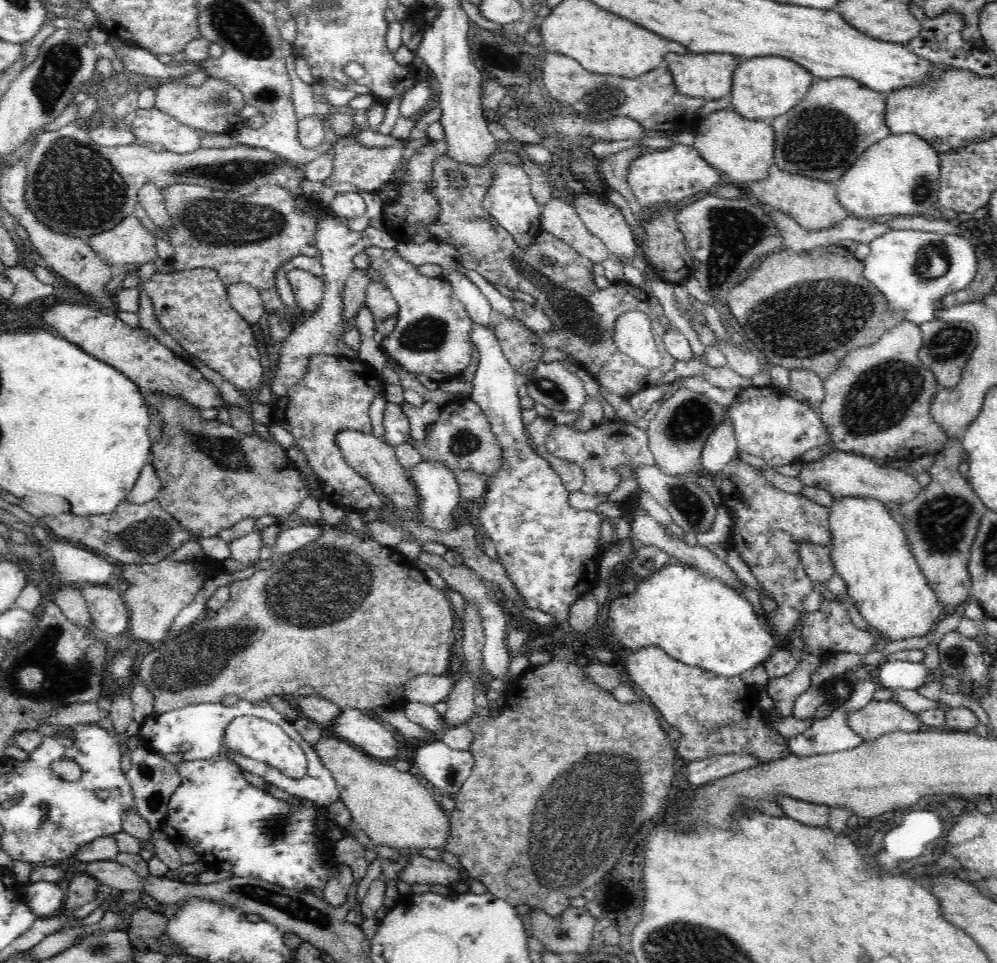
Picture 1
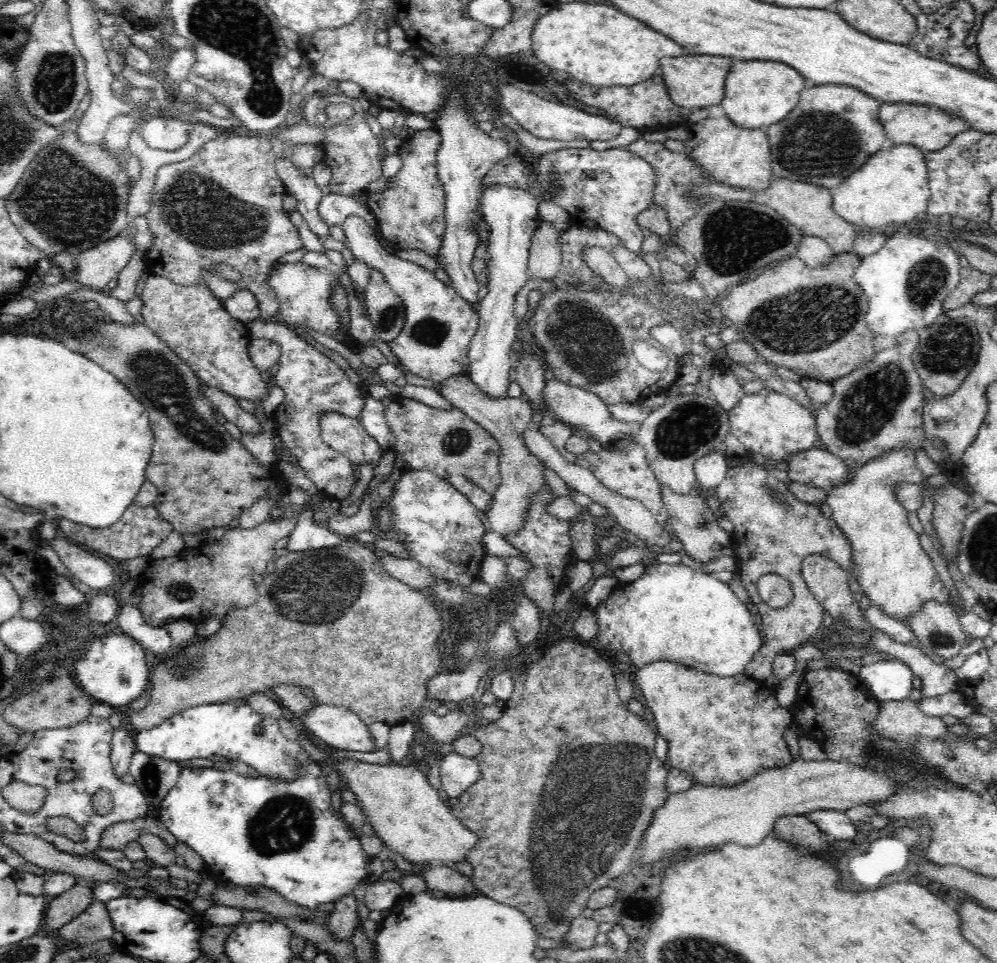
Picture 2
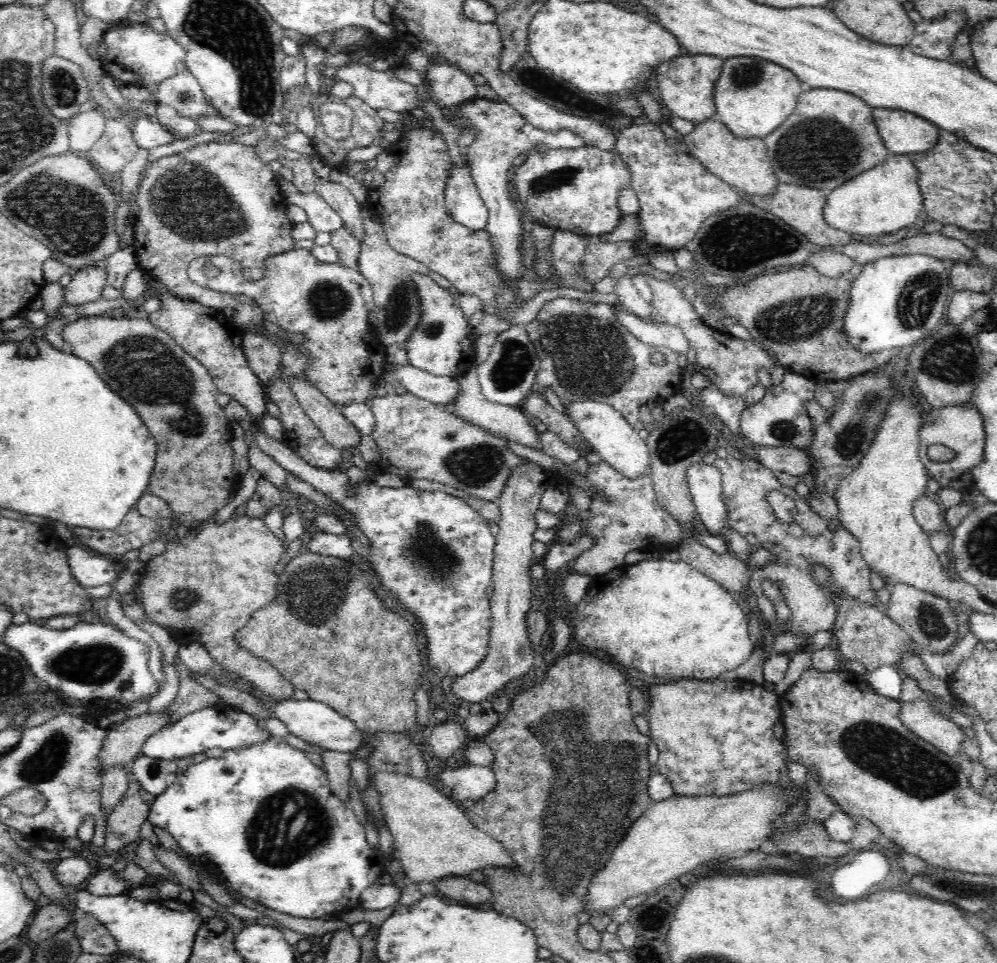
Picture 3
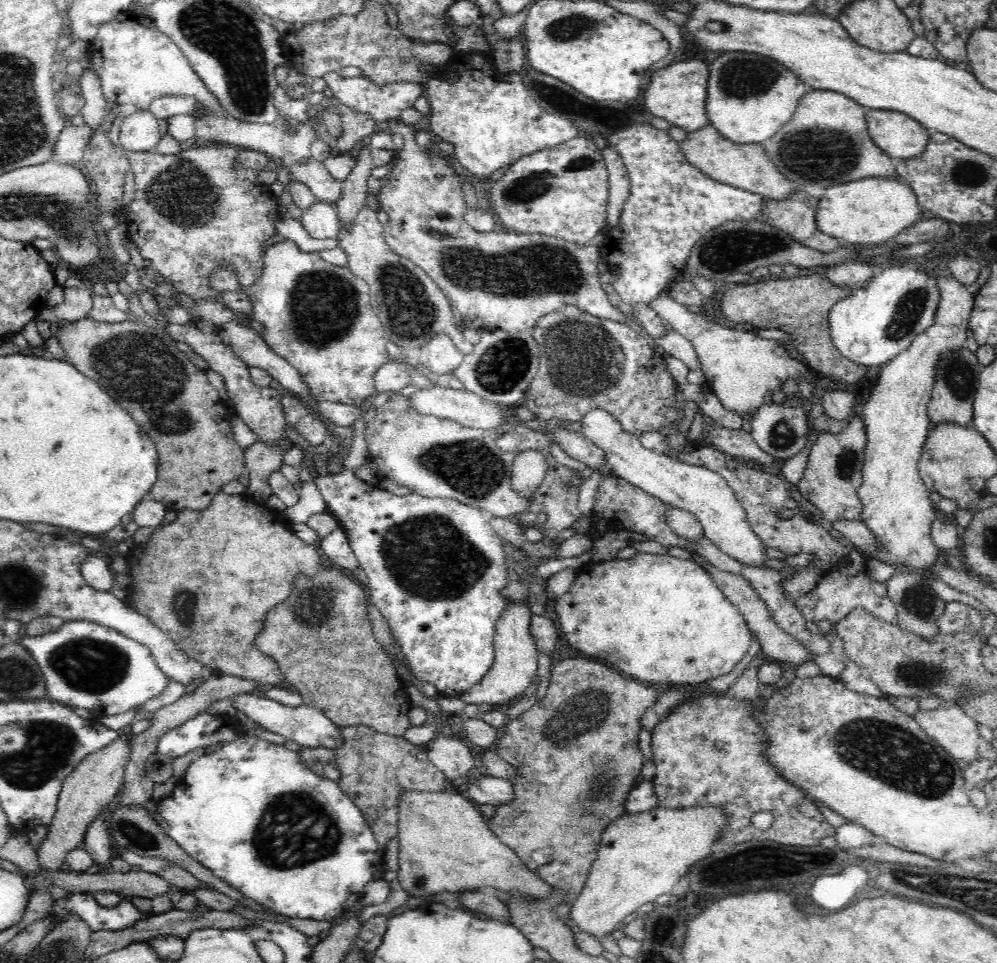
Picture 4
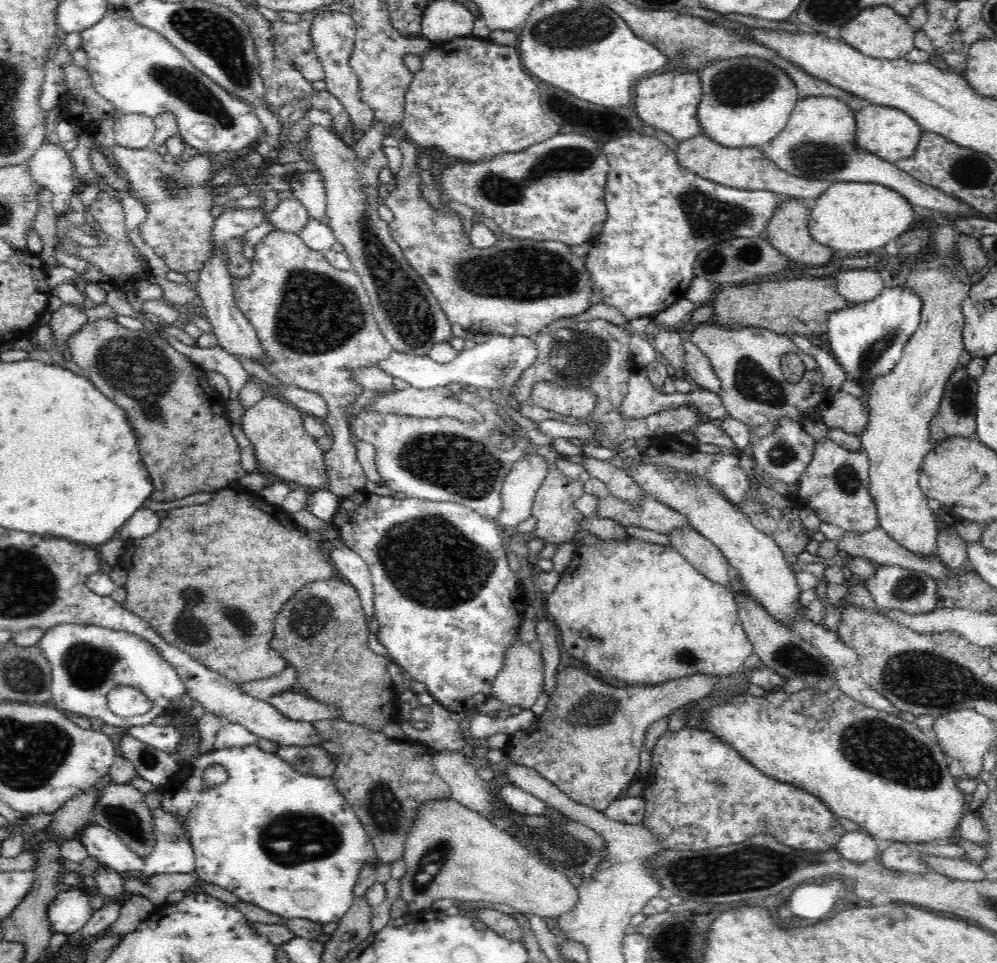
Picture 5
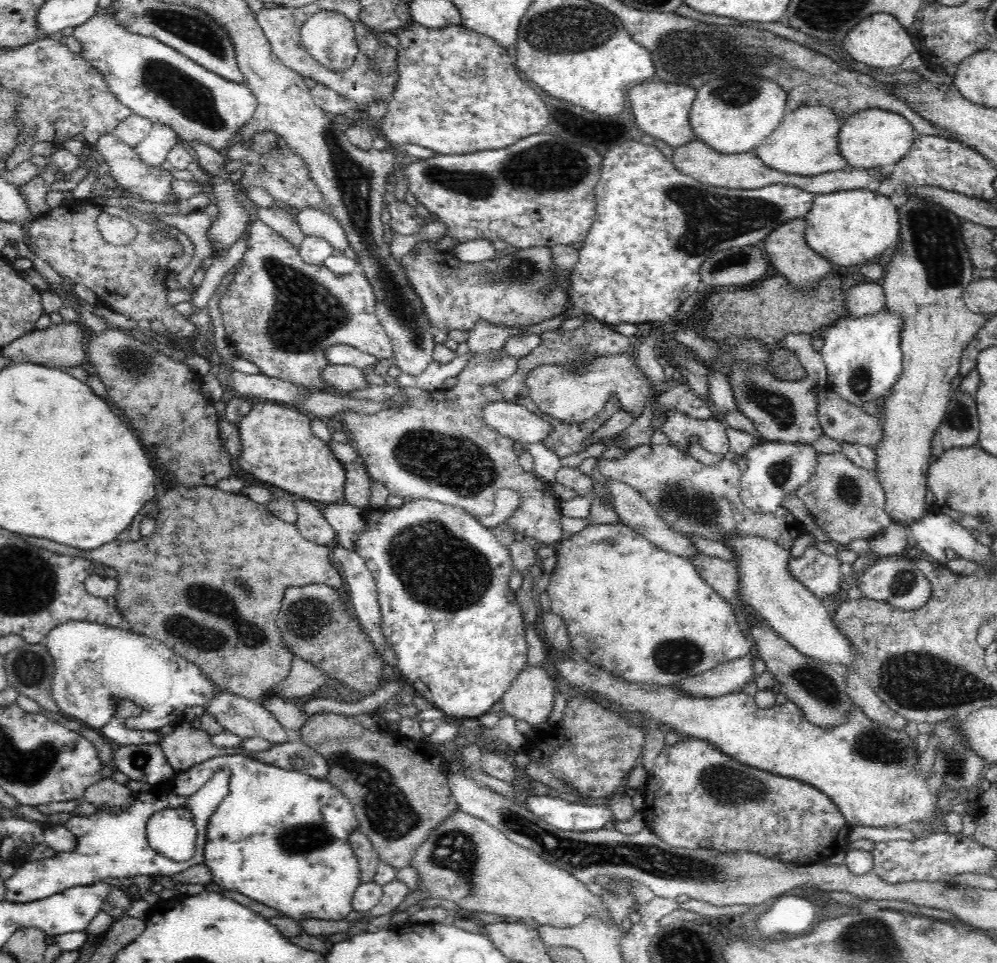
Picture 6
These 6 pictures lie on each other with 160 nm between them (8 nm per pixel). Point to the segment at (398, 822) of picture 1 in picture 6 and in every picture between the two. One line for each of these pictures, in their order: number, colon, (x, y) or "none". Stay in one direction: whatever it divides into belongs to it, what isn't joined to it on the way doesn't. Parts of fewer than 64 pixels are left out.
2: (406, 812)
3: (433, 838)
4: (446, 844)
5: (453, 852)
6: (465, 860)

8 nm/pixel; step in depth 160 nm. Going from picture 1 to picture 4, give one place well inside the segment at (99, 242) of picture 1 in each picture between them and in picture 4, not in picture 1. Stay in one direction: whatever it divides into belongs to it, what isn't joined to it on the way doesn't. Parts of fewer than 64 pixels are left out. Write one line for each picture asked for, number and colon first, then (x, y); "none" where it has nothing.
2: (96, 267)
3: (86, 285)
4: (77, 304)

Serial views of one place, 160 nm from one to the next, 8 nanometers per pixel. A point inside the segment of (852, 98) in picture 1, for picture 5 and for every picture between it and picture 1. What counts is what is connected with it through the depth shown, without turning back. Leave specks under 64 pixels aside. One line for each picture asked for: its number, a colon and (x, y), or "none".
2: (823, 148)
3: (831, 137)
4: (826, 143)
5: (818, 142)

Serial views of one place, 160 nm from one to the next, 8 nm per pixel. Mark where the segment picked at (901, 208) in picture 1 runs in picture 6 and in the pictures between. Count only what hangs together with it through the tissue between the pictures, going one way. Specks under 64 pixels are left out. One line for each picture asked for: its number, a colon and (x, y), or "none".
2: (892, 187)
3: (883, 200)
4: (872, 210)
5: (855, 216)
6: (846, 227)

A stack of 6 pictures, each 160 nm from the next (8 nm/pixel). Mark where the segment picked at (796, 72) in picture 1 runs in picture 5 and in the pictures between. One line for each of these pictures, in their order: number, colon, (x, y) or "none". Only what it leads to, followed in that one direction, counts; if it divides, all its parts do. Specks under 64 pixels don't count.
2: (758, 94)
3: (753, 97)
4: (750, 97)
5: (746, 102)

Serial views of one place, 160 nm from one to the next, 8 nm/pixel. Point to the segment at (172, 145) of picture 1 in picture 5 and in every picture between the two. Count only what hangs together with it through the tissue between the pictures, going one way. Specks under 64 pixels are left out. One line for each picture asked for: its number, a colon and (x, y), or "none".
2: (163, 133)
3: (147, 132)
4: (139, 132)
5: (133, 131)

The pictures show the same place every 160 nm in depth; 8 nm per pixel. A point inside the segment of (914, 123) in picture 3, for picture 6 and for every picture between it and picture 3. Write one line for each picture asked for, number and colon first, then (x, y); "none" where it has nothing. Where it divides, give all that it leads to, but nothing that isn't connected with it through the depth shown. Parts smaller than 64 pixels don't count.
4: (898, 135)
5: (891, 134)
6: (871, 138)

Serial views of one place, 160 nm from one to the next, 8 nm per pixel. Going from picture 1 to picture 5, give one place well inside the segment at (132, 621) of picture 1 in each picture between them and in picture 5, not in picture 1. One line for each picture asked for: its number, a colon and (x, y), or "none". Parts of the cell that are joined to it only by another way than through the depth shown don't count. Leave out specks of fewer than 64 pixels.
2: (205, 582)
3: (204, 588)
4: (207, 579)
5: (243, 558)

